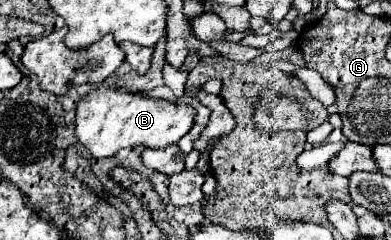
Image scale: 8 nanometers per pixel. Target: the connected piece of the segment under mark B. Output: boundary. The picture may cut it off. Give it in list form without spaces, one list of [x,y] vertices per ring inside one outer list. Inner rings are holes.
[[[99,86],[97,90],[91,90],[87,96],[83,96],[79,102],[75,134],[79,142],[91,150],[95,158],[115,156],[121,148],[135,148],[143,144],[147,146],[141,154],[143,164],[151,170],[159,170],[171,176],[173,172],[183,170],[185,154],[179,150],[177,142],[191,130],[193,120],[195,108],[189,104],[151,100],[141,94],[133,94],[121,86]]]

